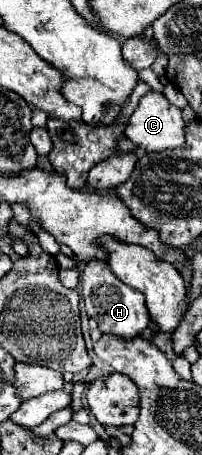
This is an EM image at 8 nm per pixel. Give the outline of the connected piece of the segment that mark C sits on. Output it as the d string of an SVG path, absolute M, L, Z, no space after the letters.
M150 91L148 95L144 95L136 107L136 111L132 113L132 117L128 119L126 125L126 137L138 145L142 151L146 153L156 153L156 151L164 151L164 149L174 149L174 147L182 147L186 137L184 137L184 127L186 123L182 121L182 111L174 105L168 103L168 99L162 93Z

